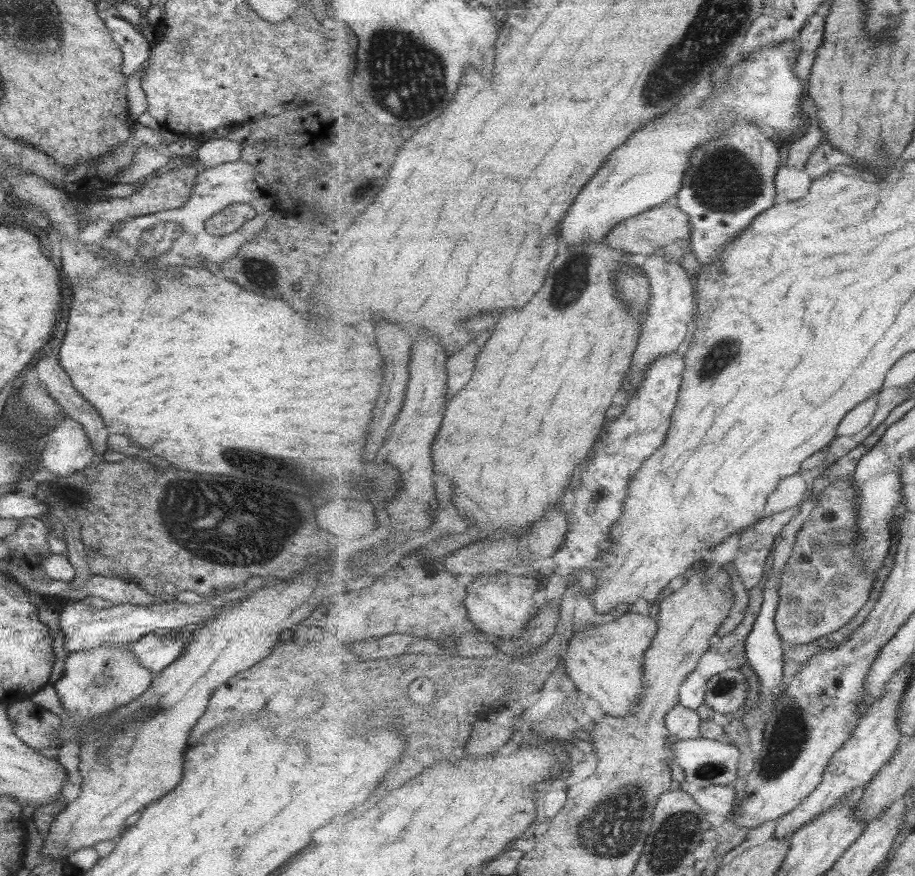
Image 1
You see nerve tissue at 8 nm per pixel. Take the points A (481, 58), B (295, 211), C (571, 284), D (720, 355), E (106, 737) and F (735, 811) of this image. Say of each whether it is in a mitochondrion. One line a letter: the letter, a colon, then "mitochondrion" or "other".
A: other
B: other
C: mitochondrion
D: mitochondrion
E: mitochondrion
F: other

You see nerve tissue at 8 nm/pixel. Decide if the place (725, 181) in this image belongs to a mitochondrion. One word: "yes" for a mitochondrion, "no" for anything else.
yes

